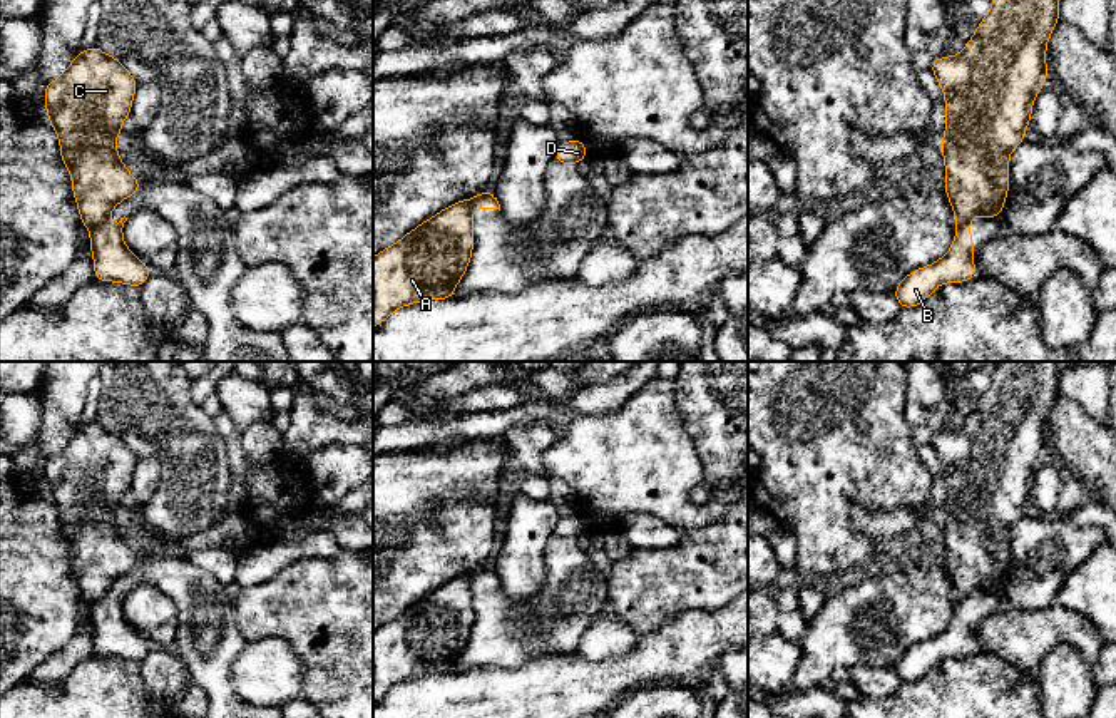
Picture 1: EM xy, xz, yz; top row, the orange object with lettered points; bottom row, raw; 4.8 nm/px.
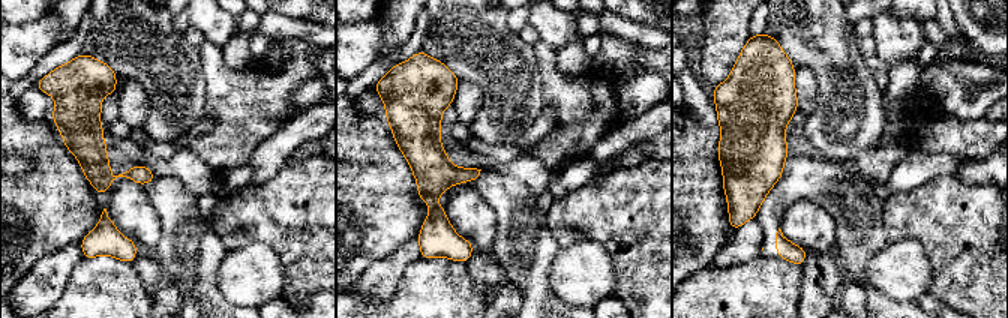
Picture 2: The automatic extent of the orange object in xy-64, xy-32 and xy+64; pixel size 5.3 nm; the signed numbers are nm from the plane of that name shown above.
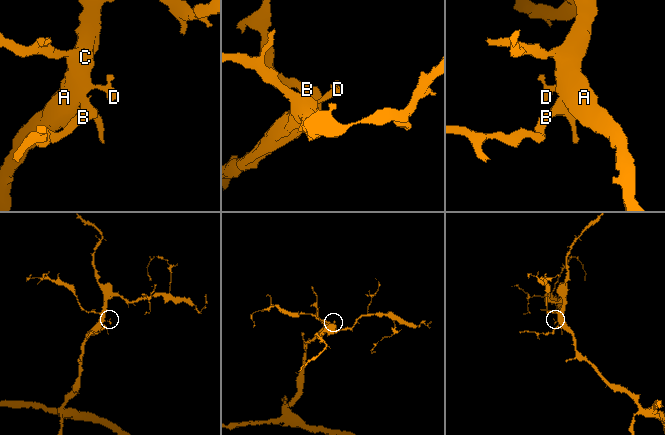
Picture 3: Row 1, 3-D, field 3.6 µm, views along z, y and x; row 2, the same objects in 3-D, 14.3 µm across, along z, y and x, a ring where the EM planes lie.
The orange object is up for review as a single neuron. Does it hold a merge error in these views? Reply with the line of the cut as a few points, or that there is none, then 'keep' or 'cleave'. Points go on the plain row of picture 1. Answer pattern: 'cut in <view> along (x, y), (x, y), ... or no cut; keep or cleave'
cut in xy along (104, 594), (91, 603); cleave

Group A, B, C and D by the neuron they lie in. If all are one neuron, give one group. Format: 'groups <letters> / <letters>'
groups A C D / B

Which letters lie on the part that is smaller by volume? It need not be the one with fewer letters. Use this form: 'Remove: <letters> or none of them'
Remove: B

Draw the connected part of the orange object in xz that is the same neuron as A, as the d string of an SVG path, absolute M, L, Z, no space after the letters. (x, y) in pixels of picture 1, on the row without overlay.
M472 574L445 582L373 633L373 703L395 685L423 674L450 674L474 624Z

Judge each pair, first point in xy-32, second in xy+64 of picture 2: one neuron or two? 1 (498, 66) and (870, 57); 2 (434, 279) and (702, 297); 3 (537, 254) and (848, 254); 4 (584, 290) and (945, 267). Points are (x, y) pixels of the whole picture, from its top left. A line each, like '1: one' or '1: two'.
1: two
2: one
3: one
4: two

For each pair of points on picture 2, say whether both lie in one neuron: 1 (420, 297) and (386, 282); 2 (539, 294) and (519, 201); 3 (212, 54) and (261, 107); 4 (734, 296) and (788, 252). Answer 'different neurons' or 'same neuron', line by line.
1: different neurons
2: same neuron
3: same neuron
4: different neurons

